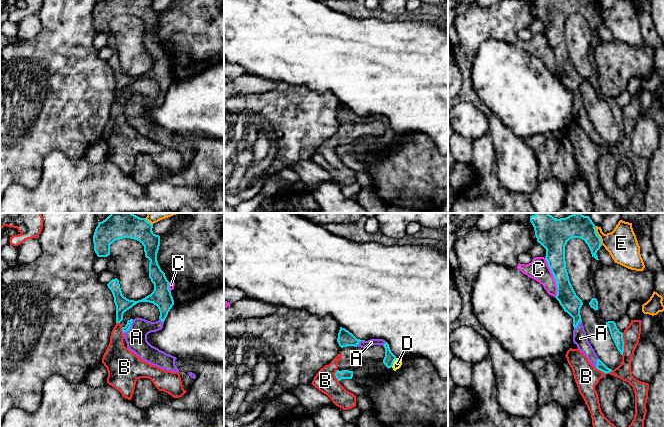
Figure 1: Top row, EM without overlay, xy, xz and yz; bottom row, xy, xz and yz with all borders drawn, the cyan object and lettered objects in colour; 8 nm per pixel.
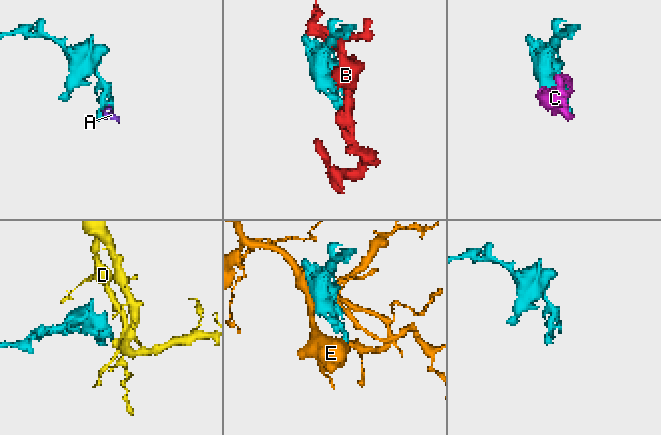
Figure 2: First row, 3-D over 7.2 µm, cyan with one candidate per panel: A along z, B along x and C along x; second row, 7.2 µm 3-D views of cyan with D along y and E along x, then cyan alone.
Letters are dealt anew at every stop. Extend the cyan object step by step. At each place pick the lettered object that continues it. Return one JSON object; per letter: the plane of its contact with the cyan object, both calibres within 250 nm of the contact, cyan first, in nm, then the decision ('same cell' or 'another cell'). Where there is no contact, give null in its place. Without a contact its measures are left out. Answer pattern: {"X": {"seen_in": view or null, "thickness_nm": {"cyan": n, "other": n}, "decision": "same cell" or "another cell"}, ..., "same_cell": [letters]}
{"A": {"seen_in": "xy", "thickness_nm": {"cyan": 50, "other": 180}, "decision": "same cell"}, "B": {"seen_in": "yz", "thickness_nm": {"cyan": 90, "other": 140}, "decision": "another cell"}, "C": {"seen_in": "yz", "thickness_nm": {"cyan": 160, "other": 170}, "decision": "another cell"}, "D": {"seen_in": "xz", "thickness_nm": {"cyan": 90, "other": 70}, "decision": "another cell"}, "E": {"seen_in": "yz", "thickness_nm": {"cyan": 190, "other": 240}, "decision": "another cell"}, "same_cell": ["A"]}

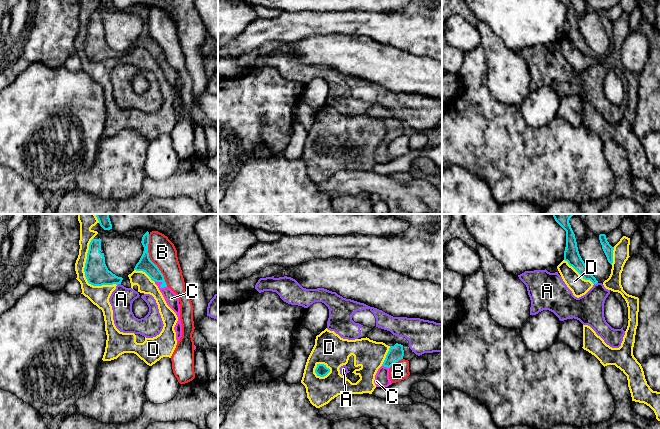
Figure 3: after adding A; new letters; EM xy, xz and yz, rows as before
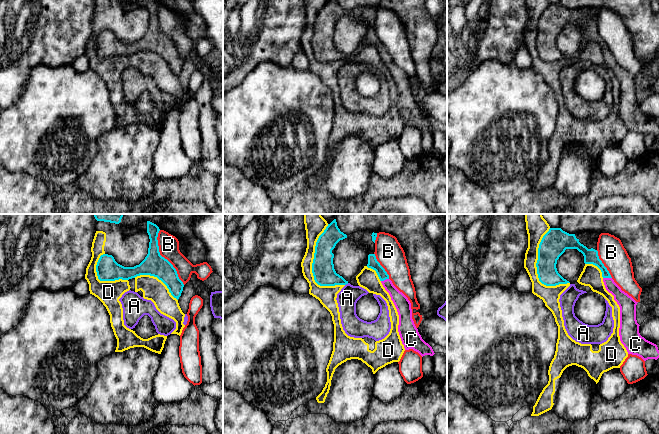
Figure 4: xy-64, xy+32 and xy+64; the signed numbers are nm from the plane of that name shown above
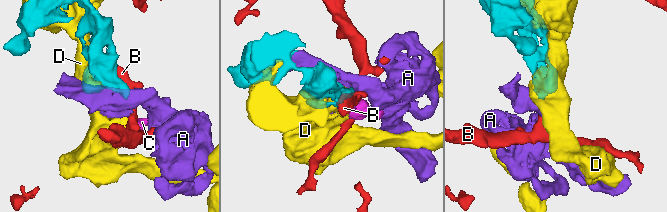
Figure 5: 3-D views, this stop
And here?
{"A": {"seen_in": "xy", "thickness_nm": {"cyan": 190, "other": 190}, "decision": "another cell"}, "B": {"seen_in": "xy", "thickness_nm": {"cyan": 110, "other": 220}, "decision": "another cell"}, "C": {"seen_in": "xy", "thickness_nm": {"cyan": 110, "other": 100}, "decision": "same cell"}, "D": {"seen_in": "xy", "thickness_nm": {"cyan": 190, "other": 160}, "decision": "another cell"}, "same_cell": ["C"]}

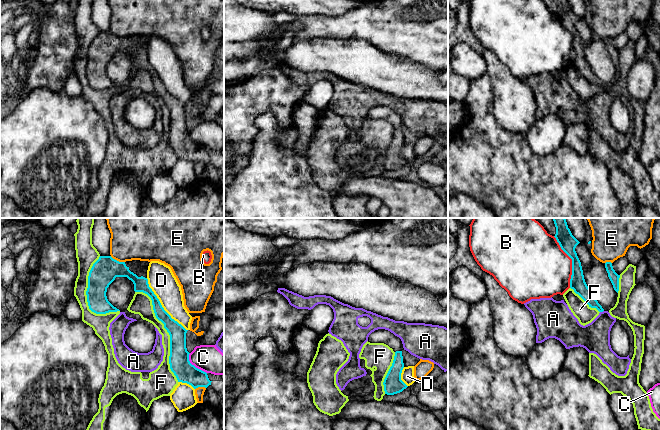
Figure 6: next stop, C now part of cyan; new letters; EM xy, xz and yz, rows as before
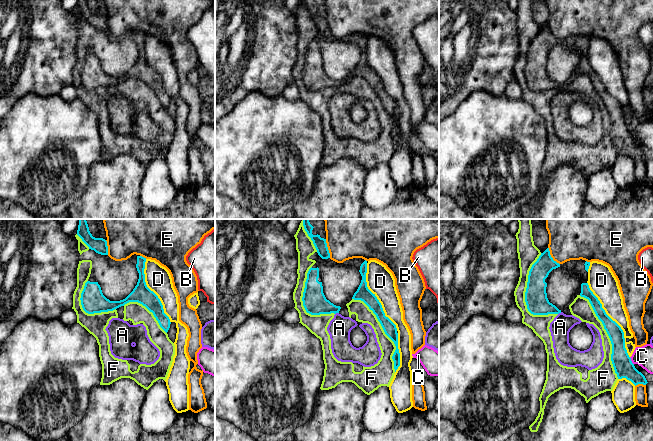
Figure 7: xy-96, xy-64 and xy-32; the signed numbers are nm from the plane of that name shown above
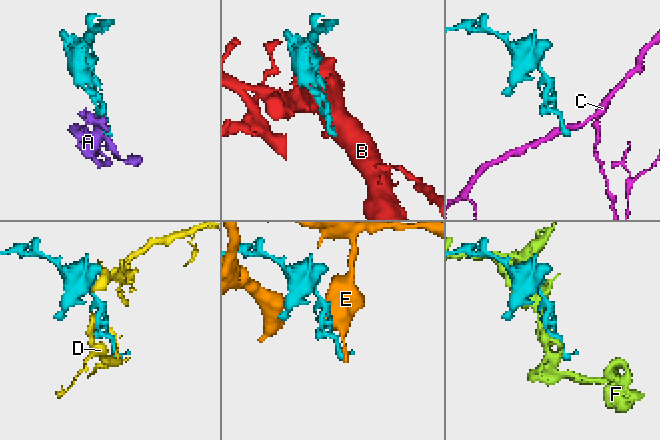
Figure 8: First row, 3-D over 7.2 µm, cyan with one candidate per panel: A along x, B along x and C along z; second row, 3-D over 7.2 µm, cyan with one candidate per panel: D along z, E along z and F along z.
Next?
{"A": {"seen_in": "yz", "thickness_nm": {"cyan": 110, "other": 240}, "decision": "another cell"}, "B": {"seen_in": "yz", "thickness_nm": {"cyan": 140, "other": 460}, "decision": "another cell"}, "C": {"seen_in": "xy", "thickness_nm": {"cyan": 170, "other": 220}, "decision": "another cell"}, "D": {"seen_in": "xy", "thickness_nm": {"cyan": 140, "other": 220}, "decision": "another cell"}, "E": {"seen_in": "xy", "thickness_nm": {"cyan": 200, "other": 380}, "decision": "another cell"}, "F": {"seen_in": "xy", "thickness_nm": {"cyan": 160, "other": 130}, "decision": "another cell"}, "same_cell": []}

